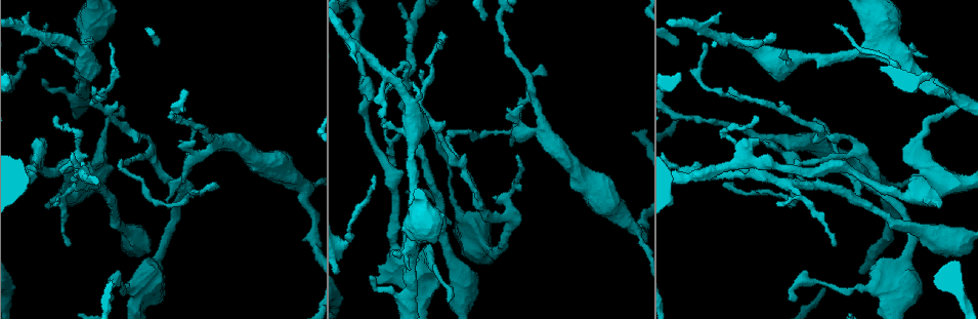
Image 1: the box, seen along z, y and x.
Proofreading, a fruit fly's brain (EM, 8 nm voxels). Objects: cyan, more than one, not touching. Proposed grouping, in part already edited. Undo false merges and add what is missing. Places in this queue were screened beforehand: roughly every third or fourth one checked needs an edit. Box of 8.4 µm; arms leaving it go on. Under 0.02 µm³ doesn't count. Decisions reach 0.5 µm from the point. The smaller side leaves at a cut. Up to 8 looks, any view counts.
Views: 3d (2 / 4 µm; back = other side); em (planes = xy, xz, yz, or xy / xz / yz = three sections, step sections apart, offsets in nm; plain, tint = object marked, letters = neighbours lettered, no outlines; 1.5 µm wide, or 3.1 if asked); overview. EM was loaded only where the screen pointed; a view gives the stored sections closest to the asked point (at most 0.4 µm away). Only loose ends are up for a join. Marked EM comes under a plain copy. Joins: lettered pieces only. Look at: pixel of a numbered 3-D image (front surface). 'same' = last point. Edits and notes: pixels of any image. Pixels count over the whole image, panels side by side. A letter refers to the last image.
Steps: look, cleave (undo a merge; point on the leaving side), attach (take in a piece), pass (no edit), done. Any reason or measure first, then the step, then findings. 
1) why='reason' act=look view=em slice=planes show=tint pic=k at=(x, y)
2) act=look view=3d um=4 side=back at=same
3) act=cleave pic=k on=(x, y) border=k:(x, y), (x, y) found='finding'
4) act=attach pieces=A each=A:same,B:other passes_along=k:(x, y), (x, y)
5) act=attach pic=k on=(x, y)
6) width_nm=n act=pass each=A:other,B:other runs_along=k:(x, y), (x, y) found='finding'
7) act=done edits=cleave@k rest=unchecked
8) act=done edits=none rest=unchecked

why='tapers out' act=look view=em slice=xy step=8 show=tint pic=1 at=(45, 23)

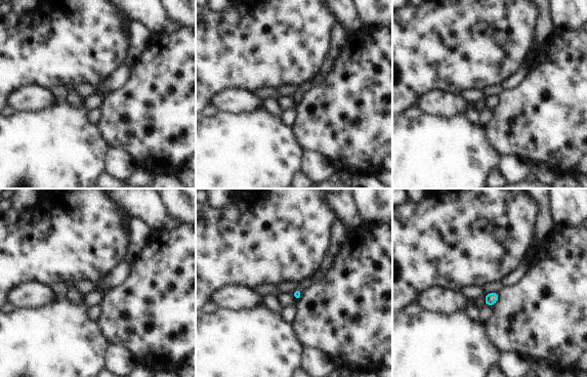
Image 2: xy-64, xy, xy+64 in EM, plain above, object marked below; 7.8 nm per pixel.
why='another direction' act=look view=em slice=planes show=letters at=same

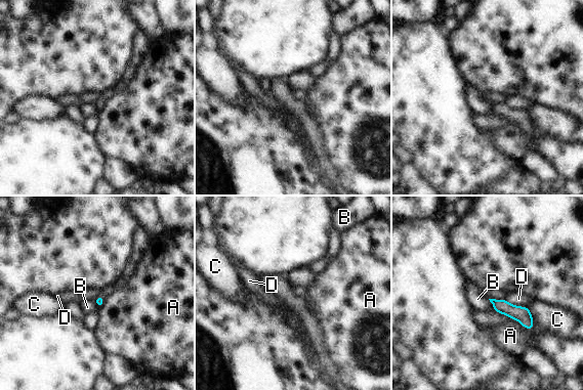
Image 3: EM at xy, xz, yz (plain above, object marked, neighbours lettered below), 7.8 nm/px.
width_nm=70 act=pass each=A:other,B:other,C:other,D:other border=3:(488, 299), (494, 310) found='none of them fits'

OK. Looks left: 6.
why='abrupt turn' act=look view=3d um=2 pic=1 at=(737, 39)

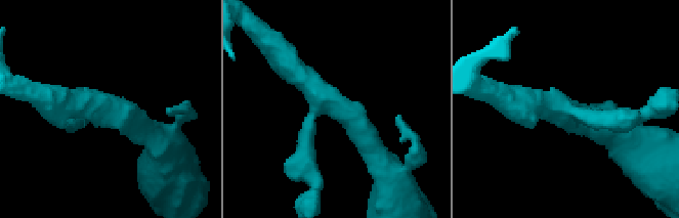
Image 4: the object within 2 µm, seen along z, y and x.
act=look view=em slice=planes show=tint pic=4 at=(563, 111)

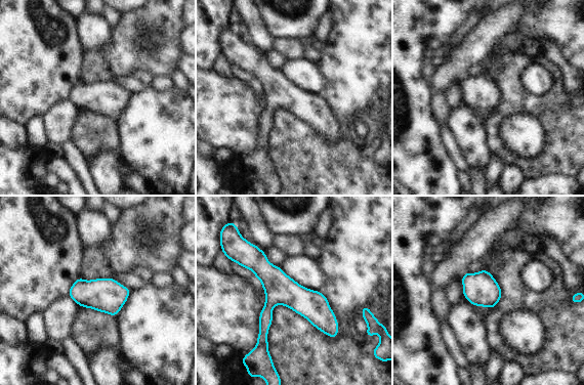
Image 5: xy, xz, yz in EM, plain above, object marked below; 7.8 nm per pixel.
why='what lies round it' act=look view=em slice=planes show=letters at=same

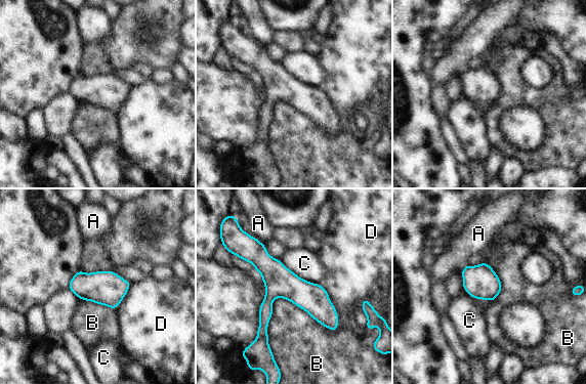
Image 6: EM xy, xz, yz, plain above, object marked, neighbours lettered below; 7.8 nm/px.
act=pass each=A:other,B:other,C:other,D:other runs_along=6:(242, 255), (256, 255), (335, 326) found='one neuron here'

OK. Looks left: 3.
why='thin end' act=look view=em slice=planes show=letters pic=1 at=(776, 205)

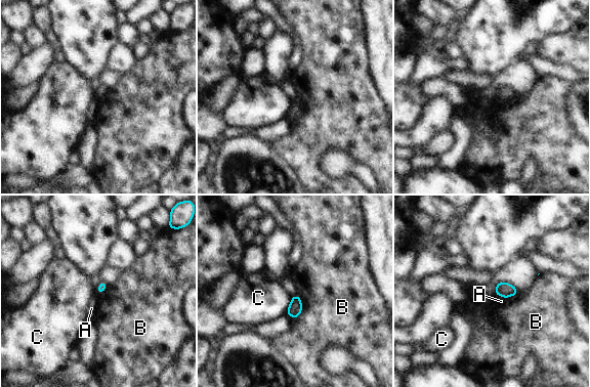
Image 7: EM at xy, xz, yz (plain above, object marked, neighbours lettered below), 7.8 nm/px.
act=pass each=A:other,B:other,C:other border=7:(298, 294), (301, 312), (295, 319) found='no lettered piece goes on from it'

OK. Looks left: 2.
why='branch stops here' act=look view=3d um=4 side=back pic=1 at=(494, 199)

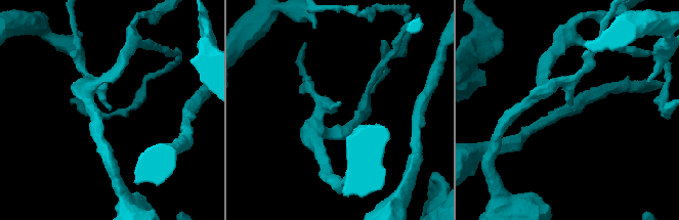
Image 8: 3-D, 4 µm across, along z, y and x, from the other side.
act=look view=em slice=planes show=letters pic=8 at=(571, 110)

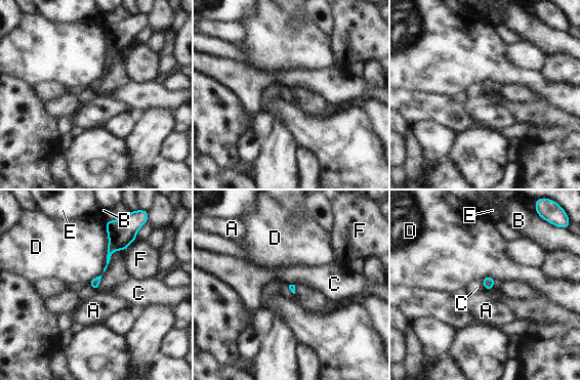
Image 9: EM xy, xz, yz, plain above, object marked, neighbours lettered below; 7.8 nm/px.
longest_contact=D:400nm act=pass each=A:other,B:other,C:other,D:other,E:other,F:other border=9:(481, 281), (486, 289) found='none of them fits'

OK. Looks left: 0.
act=done edits=none rest=unchecked

